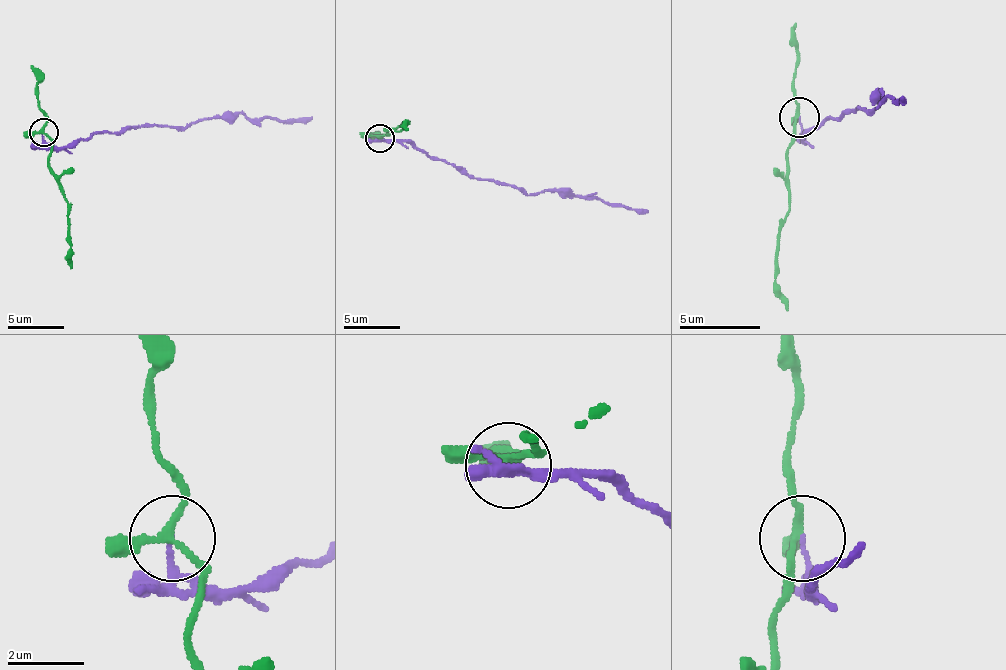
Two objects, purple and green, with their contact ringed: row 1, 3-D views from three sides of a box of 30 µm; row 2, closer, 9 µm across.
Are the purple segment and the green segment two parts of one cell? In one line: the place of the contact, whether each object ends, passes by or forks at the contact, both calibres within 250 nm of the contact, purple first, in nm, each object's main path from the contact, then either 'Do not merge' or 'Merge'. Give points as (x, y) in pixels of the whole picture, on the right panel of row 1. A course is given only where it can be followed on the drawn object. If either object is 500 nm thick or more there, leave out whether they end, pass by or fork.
Place: (799, 117). At the ring purple ends. At the ring green forks. Thickness 120 nm (purple) against 160 nm. Course of purple: (798, 118), (802, 138), (826, 118), (871, 110), (879, 102), (879, 90), (895, 102), (903, 94). Course of green: (798, 118), (786, 171), (790, 211), (782, 219), (774, 291), (786, 312). Do not merge

